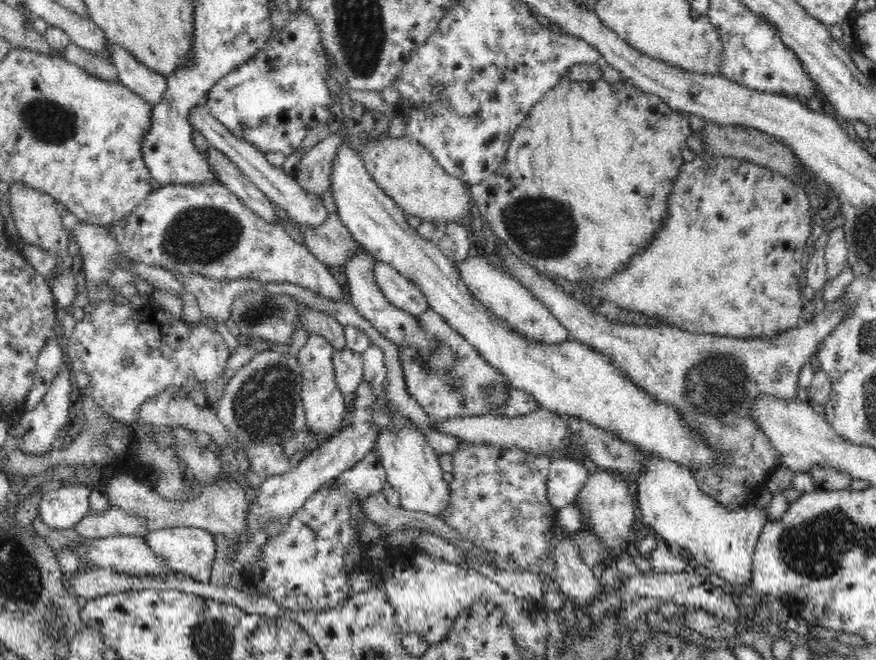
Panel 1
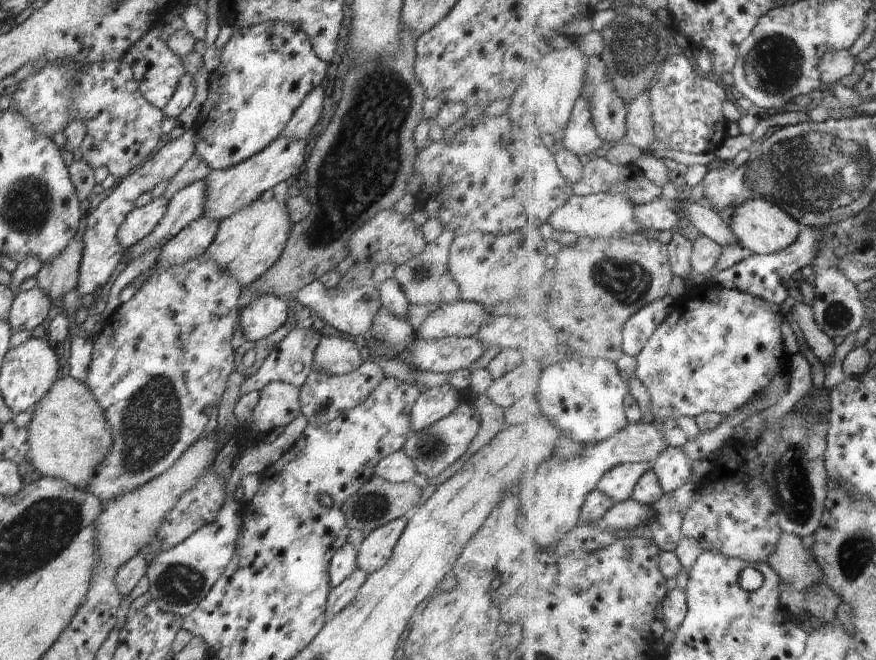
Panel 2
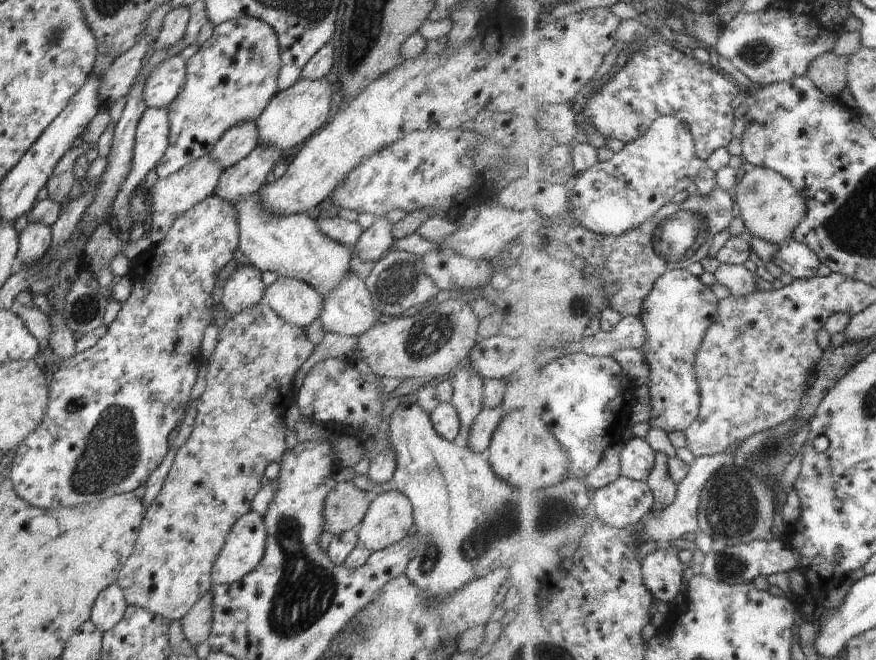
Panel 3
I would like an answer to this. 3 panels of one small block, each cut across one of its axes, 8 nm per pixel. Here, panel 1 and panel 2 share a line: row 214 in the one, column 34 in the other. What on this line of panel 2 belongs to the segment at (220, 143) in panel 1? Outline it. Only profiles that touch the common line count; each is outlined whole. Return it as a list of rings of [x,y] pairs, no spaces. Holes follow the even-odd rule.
[[[36,286],[31,291],[15,296],[8,318],[5,320],[14,330],[32,330],[45,324],[55,312],[52,301]]]

